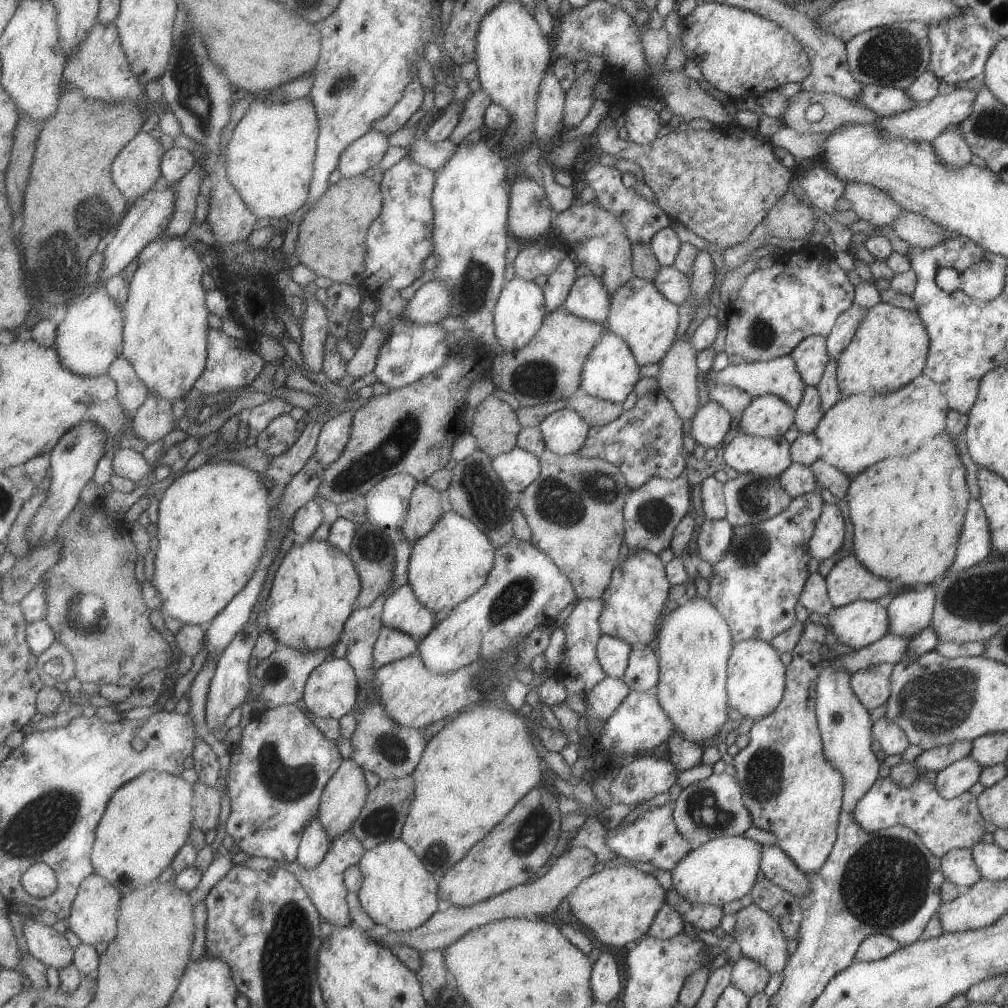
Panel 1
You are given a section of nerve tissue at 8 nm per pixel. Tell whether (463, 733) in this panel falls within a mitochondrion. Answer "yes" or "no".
no

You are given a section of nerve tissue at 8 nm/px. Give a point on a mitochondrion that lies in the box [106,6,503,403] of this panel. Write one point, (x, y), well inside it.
(194, 94)

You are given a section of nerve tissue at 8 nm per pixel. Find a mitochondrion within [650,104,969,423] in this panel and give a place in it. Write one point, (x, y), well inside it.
(762, 333)

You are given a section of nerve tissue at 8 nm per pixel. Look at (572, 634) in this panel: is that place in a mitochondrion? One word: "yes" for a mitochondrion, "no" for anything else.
no

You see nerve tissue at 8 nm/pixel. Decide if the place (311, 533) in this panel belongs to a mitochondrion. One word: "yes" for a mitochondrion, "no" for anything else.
no

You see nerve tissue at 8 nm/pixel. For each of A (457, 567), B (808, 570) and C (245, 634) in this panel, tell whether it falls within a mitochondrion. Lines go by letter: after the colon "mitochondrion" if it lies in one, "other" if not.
A: other
B: other
C: other

